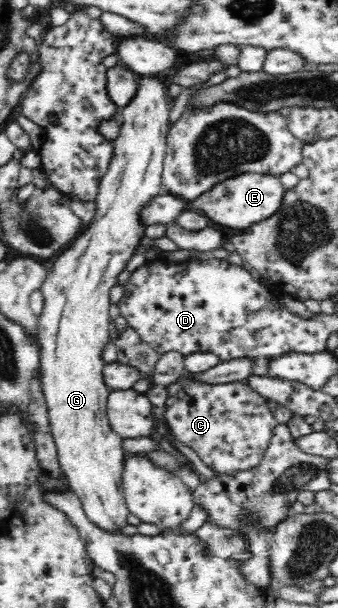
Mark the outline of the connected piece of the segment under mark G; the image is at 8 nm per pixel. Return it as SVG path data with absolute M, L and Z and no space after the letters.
M173 71L168 73L162 72L162 74L152 74L152 76L140 75L138 76L138 84L135 89L134 96L130 98L130 102L127 102L126 106L120 108L119 118L121 119L120 128L118 130L118 136L113 140L114 145L114 158L113 162L110 163L109 169L106 171L106 174L101 178L101 183L99 184L99 191L97 199L95 200L96 209L95 217L86 225L79 233L79 235L73 240L73 242L68 246L60 256L58 256L52 263L50 263L45 282L42 283L41 291L44 295L44 308L42 314L38 317L38 328L40 328L40 340L38 342L39 350L39 362L40 368L42 370L42 380L41 380L41 390L44 394L44 400L47 407L47 416L49 419L49 431L56 443L56 450L58 453L58 460L60 468L64 474L64 477L68 480L69 488L74 491L76 497L83 504L83 509L87 519L93 524L113 532L120 532L120 530L125 527L127 523L127 517L130 512L126 508L126 501L123 496L123 483L122 475L123 468L125 465L125 454L126 451L122 448L123 438L112 431L110 427L108 418L107 418L107 409L106 409L106 398L110 390L106 387L106 384L103 380L103 369L106 364L101 357L103 353L104 346L106 346L110 341L109 328L112 326L110 324L111 319L108 315L108 308L111 305L110 302L110 289L117 284L117 277L125 270L126 264L131 260L131 257L135 256L136 248L139 246L141 239L144 237L143 230L144 225L140 225L140 219L138 219L138 212L140 208L154 196L162 195L162 183L161 183L161 174L163 170L163 161L165 155L165 143L168 136L169 130L171 129L170 121L170 110L172 107L172 98L167 92L167 88L170 84L170 78Z

